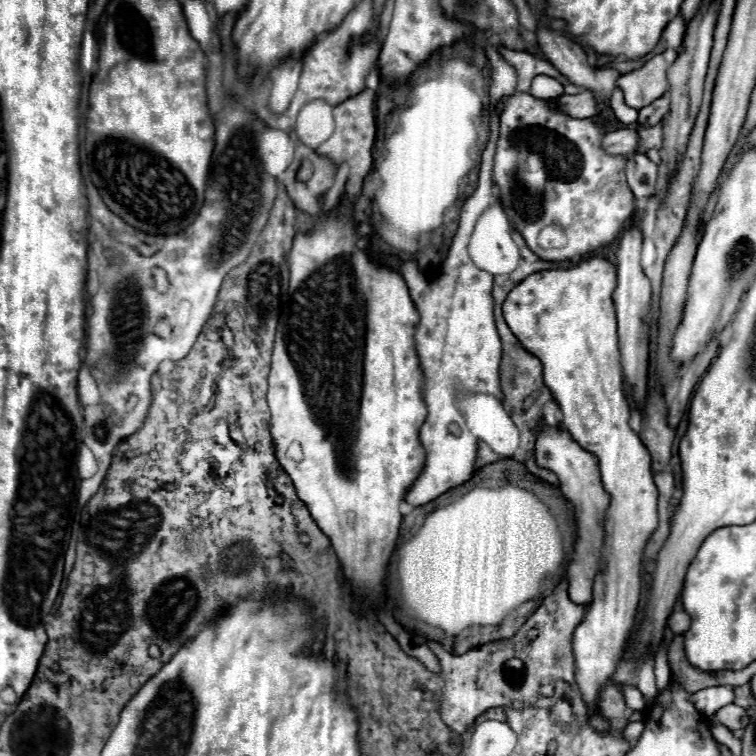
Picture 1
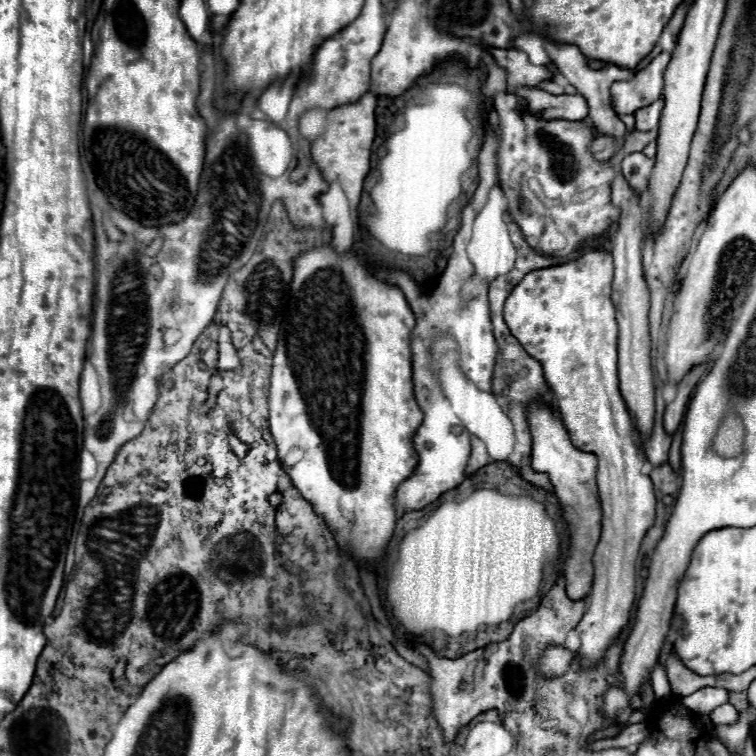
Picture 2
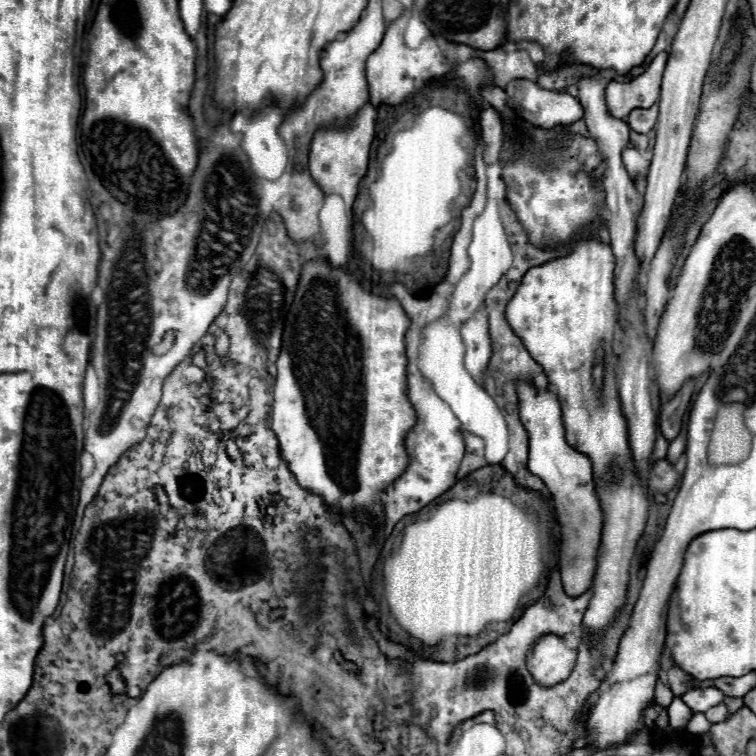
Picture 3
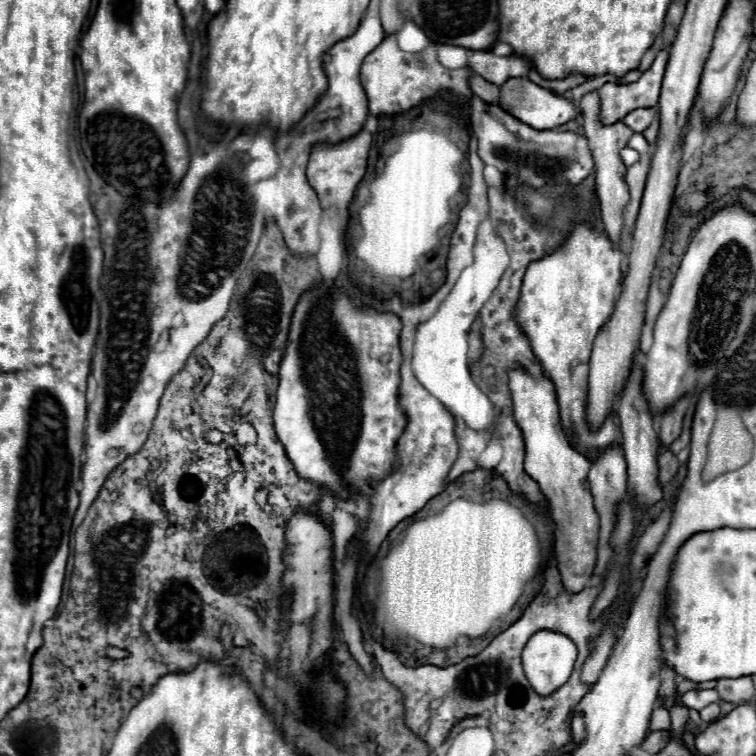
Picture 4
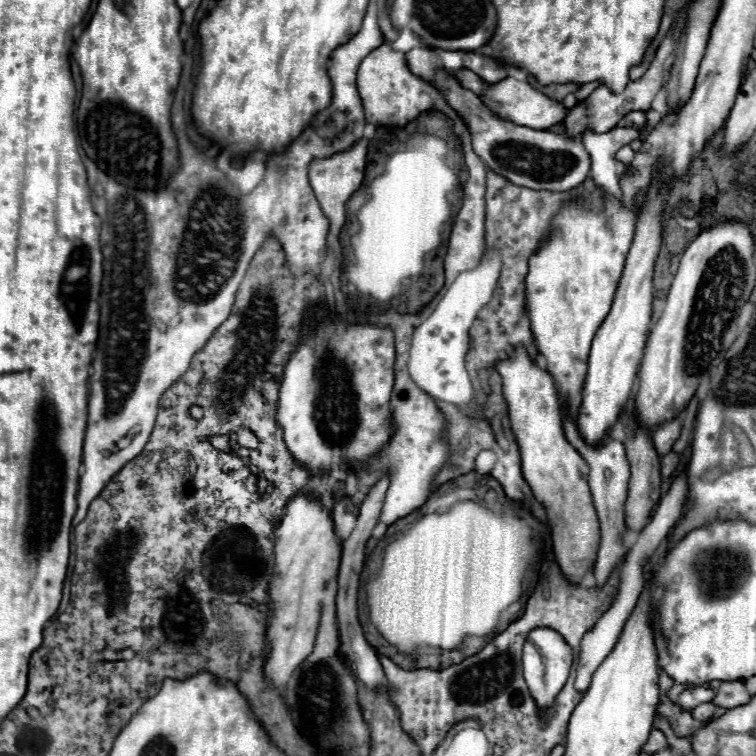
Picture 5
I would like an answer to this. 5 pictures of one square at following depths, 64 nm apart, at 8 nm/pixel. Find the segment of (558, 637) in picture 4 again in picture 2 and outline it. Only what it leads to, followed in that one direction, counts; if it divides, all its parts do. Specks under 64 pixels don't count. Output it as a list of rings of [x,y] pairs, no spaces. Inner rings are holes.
[[[548,646],[540,656],[540,674],[544,678],[558,678],[564,676],[574,660],[574,652],[564,646]]]

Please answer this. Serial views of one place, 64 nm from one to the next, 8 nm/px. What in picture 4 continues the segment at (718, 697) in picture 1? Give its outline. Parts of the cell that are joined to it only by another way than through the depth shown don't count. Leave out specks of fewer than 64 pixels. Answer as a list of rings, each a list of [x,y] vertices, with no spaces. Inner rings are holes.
[[[688,690],[688,692],[684,692],[682,702],[684,702],[688,708],[700,710],[700,708],[704,708],[706,704],[718,702],[718,692],[716,692],[716,690]]]

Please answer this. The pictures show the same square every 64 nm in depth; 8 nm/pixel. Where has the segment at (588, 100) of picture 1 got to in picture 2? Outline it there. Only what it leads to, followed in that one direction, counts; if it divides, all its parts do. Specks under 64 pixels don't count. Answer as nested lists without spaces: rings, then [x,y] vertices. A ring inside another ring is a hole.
[[[520,86],[510,90],[510,94],[520,96],[526,102],[526,110],[540,116],[542,120],[584,120],[588,116],[588,104],[582,96],[570,94],[548,94],[536,86]]]

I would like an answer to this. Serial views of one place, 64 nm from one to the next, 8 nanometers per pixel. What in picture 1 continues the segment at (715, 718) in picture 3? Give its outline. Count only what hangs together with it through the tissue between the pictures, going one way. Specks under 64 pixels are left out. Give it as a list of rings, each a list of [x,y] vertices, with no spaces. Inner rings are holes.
[[[728,704],[728,706],[720,708],[714,716],[718,718],[720,724],[724,724],[730,730],[734,730],[734,728],[744,728],[748,724],[748,714],[746,714],[746,718],[744,718],[744,714],[746,714],[744,708],[740,708],[736,704]]]

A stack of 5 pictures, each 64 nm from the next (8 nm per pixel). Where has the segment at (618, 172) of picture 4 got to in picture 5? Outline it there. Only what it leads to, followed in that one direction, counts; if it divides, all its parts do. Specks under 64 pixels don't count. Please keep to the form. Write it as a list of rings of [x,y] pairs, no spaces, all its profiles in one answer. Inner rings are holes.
[[[642,126],[642,128],[612,128],[606,134],[584,132],[582,144],[592,158],[592,170],[590,170],[592,178],[596,182],[596,186],[600,186],[608,196],[614,196],[614,198],[622,196],[618,180],[624,172],[624,164],[614,158],[616,152],[622,146],[630,144],[632,140],[640,138],[640,134],[644,130],[646,130],[646,126]]]

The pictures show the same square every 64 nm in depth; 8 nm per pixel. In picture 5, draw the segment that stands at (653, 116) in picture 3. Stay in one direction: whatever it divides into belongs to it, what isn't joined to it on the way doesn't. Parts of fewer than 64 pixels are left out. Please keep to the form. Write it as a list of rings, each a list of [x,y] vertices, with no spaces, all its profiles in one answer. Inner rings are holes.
[[[636,110],[636,112],[630,112],[630,114],[626,114],[620,122],[618,122],[618,126],[620,128],[624,128],[624,126],[642,126],[642,124],[646,124],[646,116],[644,116],[644,112],[640,112],[640,110]]]

